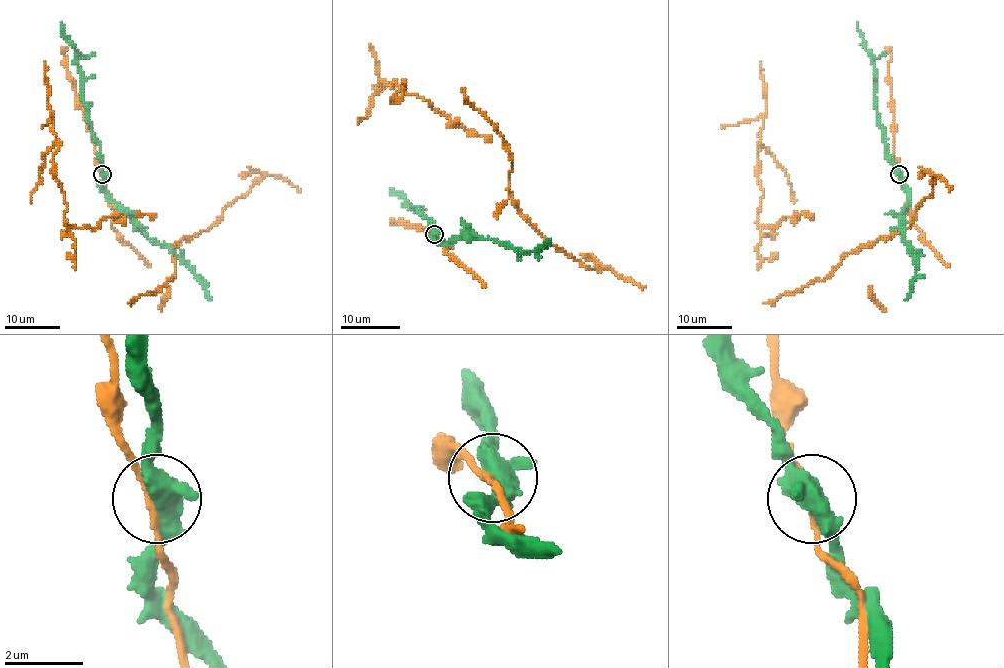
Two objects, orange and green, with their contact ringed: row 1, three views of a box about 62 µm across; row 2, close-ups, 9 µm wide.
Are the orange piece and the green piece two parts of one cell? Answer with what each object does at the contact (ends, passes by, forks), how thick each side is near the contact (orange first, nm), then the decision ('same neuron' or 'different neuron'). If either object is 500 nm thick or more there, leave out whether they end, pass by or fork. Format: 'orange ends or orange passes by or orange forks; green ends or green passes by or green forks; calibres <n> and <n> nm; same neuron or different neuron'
calibres 170 and 500 nm; same neuron

